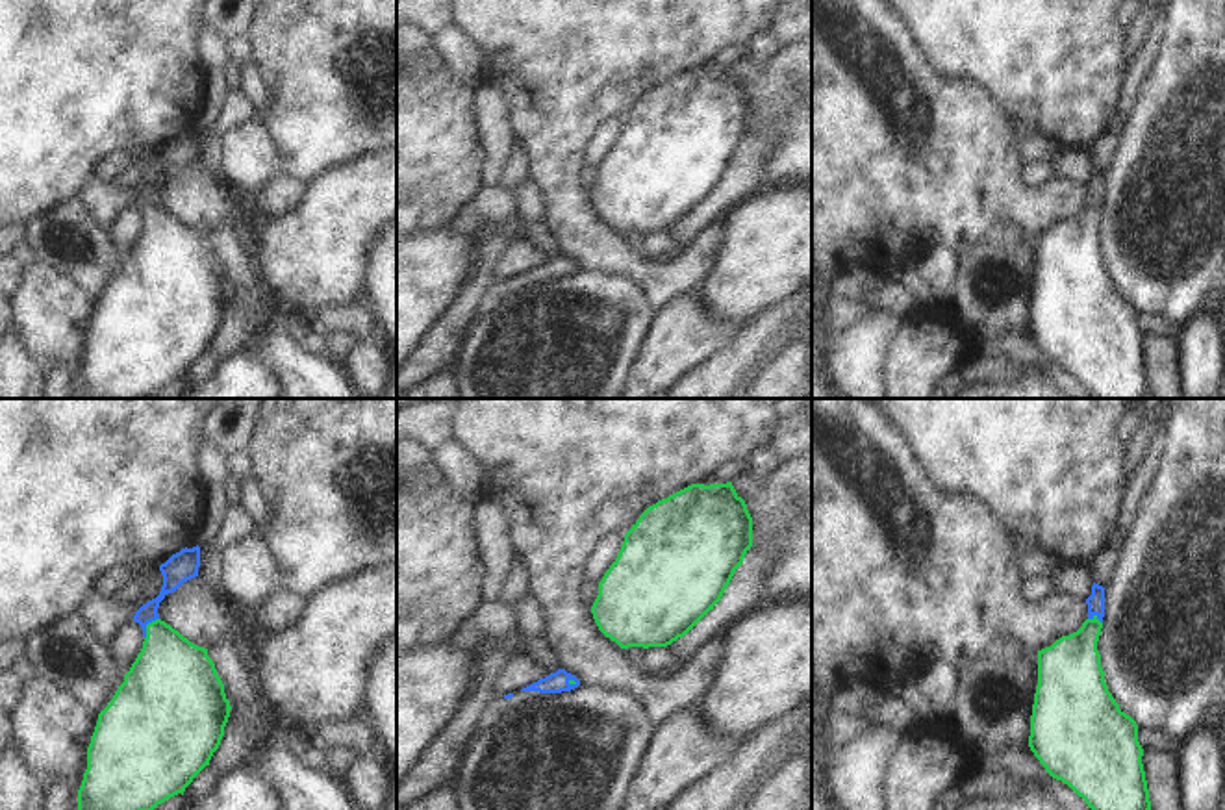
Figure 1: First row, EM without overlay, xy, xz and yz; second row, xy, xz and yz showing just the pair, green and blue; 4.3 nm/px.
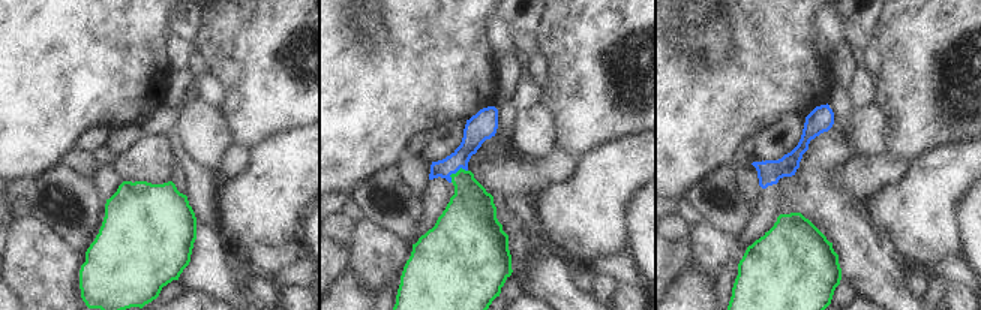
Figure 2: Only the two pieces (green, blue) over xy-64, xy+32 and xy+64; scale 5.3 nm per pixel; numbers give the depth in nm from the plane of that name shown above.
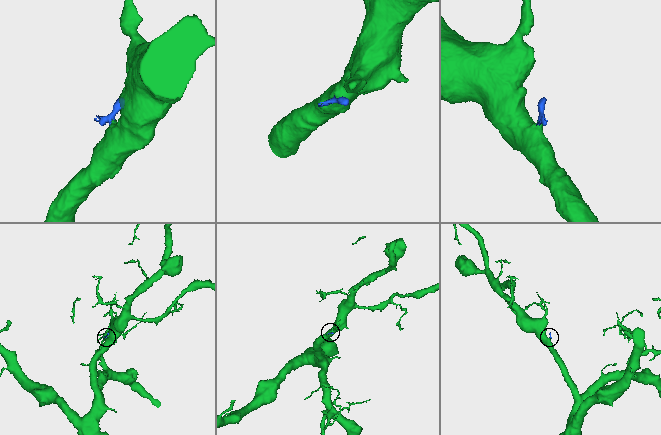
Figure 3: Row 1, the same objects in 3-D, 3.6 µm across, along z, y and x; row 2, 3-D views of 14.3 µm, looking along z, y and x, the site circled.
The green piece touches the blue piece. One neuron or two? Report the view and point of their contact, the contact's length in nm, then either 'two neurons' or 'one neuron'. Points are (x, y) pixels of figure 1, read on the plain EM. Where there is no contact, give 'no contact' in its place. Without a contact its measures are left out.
meets green in xy at (147, 212); contact 110 nm long; one neuron

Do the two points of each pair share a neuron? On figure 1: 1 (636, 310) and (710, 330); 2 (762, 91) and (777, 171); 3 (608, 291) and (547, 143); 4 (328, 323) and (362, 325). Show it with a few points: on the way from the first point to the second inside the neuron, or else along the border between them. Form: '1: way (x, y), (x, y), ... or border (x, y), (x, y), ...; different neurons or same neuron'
1: border (658, 312), (647, 347), (640, 356); different neurons
2: way (782, 112), (786, 115), (786, 151); same neuron
3: border (580, 267), (629, 275), (642, 286); different neurons
4: way (336, 321), (354, 321); same neuron

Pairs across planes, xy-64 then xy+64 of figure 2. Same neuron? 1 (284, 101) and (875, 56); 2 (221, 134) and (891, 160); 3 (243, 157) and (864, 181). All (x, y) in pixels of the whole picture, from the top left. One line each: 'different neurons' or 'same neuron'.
1: different neurons
2: different neurons
3: same neuron

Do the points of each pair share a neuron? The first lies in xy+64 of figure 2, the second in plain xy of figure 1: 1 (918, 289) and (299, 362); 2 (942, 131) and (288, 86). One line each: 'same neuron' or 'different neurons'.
1: different neurons
2: same neuron

